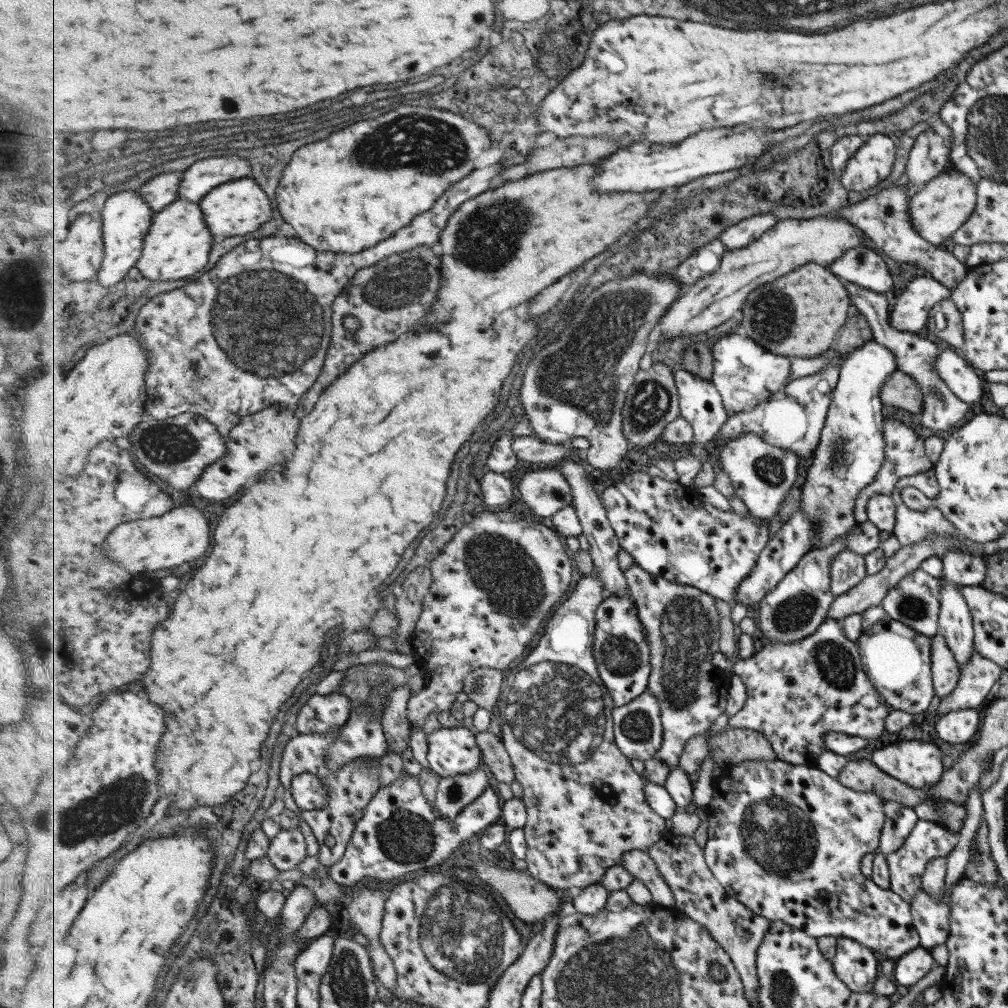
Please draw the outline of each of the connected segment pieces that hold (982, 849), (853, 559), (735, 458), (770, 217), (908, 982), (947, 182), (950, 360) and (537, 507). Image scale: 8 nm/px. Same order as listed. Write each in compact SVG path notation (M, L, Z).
M981 816L979 826L975 830L974 845L976 846L976 857L969 857L964 868L964 878L981 882L982 884L1000 883L999 876L986 841L988 828L985 819Z
M841 550L839 554L833 556L829 564L829 592L835 597L839 596L856 585L865 575L863 557Z
M757 432L742 434L726 443L719 454L720 465L731 477L736 496L744 502L750 515L765 521L776 516L785 496L799 478L799 459L797 452L769 444Z
M762 214L746 218L726 228L721 236L726 244L726 250L748 247L749 244L759 240L767 231L770 231L778 223L778 219L776 214Z
M917 947L893 961L891 979L894 983L908 988L921 980L933 965L935 962L928 949Z
M945 168L910 196L908 215L919 236L937 247L953 234L974 211L976 188L972 180L956 168Z
M952 348L938 349L934 369L959 400L966 403L979 400L982 390L981 380L973 372L973 367L970 367L965 359L955 355Z
M536 469L525 473L518 484L523 503L534 512L536 517L551 518L556 512L573 505L573 492L566 476L555 469Z

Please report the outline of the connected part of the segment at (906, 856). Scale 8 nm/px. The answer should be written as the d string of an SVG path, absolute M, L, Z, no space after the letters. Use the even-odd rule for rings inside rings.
M917 819L917 822L905 837L903 844L895 852L891 852L891 854L885 856L890 880L888 889L908 903L912 899L912 896L921 890L920 876L926 864L931 859L946 858L948 852L952 851L953 847L957 844L957 839L957 835L951 834L939 824Z

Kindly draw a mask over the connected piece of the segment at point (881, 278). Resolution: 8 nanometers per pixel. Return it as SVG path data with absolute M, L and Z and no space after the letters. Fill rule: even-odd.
M869 246L845 251L829 266L835 276L840 276L843 280L871 290L875 294L885 293L893 284L881 254L871 250Z

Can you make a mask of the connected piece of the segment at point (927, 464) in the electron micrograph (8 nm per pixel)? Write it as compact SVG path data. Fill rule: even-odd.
M895 419L884 420L882 424L883 440L885 441L884 463L881 468L875 473L874 482L864 487L858 494L858 499L854 503L854 520L856 522L865 522L866 505L869 497L873 494L895 494L893 485L901 478L911 476L912 474L925 472L927 469L933 469L934 463L931 462L924 451L924 444L919 435L917 435L904 422Z

